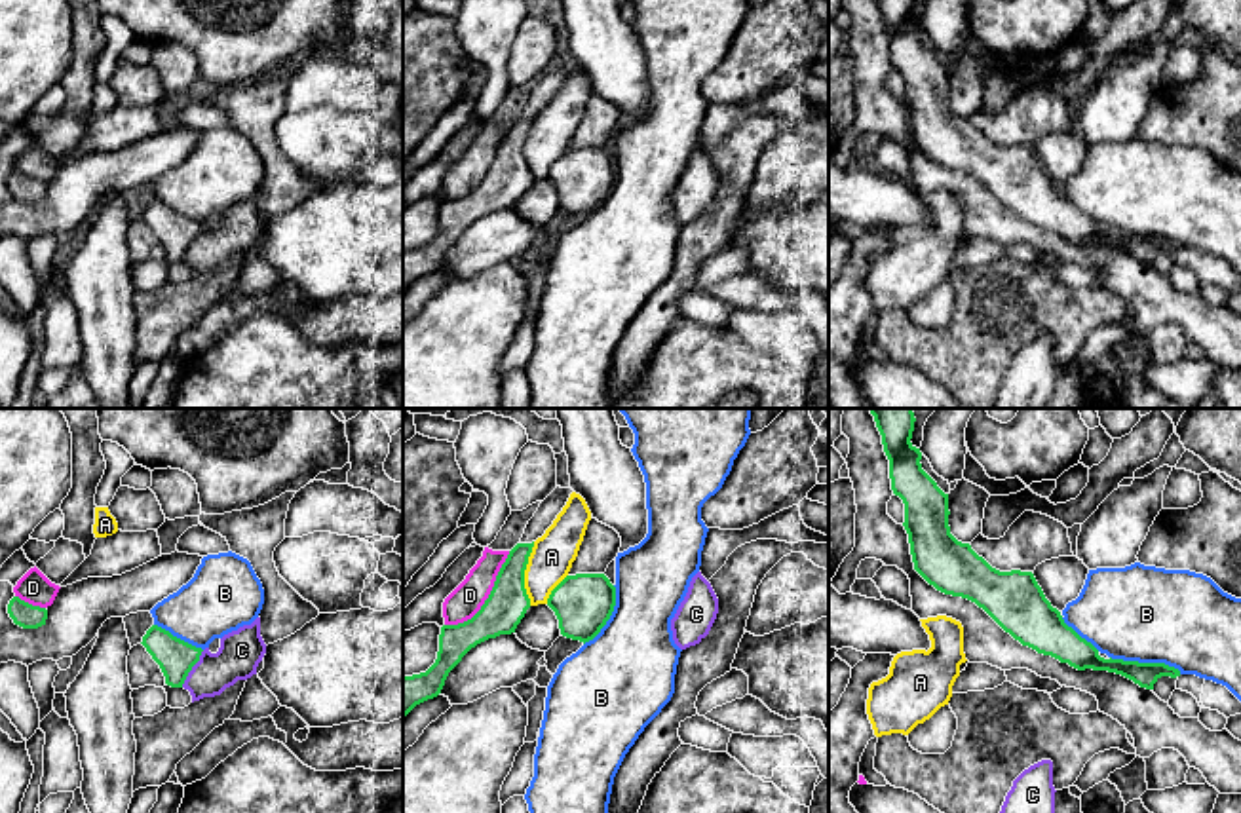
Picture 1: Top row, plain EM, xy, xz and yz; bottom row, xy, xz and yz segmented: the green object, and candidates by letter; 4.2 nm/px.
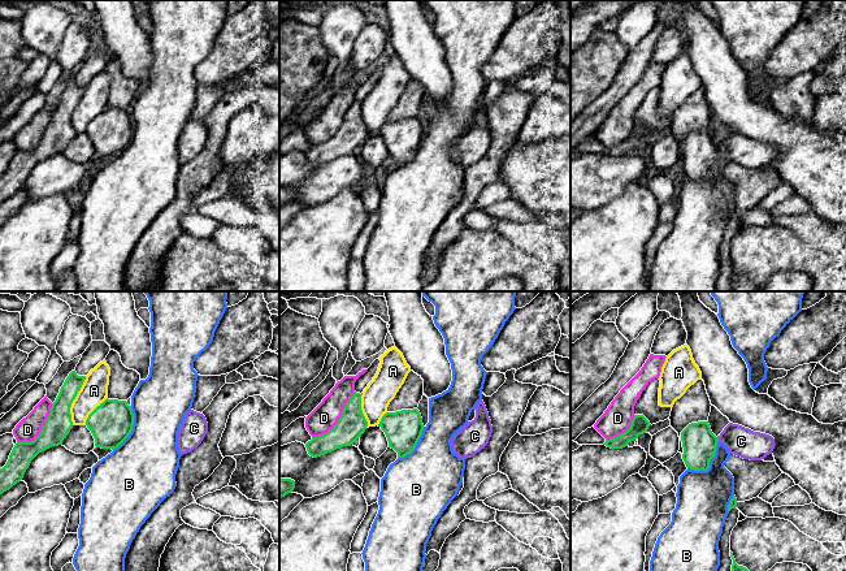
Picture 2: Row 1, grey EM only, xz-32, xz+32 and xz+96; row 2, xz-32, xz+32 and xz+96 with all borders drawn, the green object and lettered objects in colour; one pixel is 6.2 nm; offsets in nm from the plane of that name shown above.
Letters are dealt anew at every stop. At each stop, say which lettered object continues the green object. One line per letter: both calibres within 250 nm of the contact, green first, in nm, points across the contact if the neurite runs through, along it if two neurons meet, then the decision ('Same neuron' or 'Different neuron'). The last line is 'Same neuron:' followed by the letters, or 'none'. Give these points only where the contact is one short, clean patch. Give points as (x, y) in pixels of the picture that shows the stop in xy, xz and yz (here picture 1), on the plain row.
A: Thickness 170 nm (green) against 180 nm. Different neuron
B: Thickness 100 nm (green) against 400 nm. Different neuron
C: Thickness 160 nm (green) against 180 nm. Boundary: xy (204, 225), (181, 261). Different neuron
D: Thickness 170 nm (green) against 140 nm. Different neuron
Same neuron: none

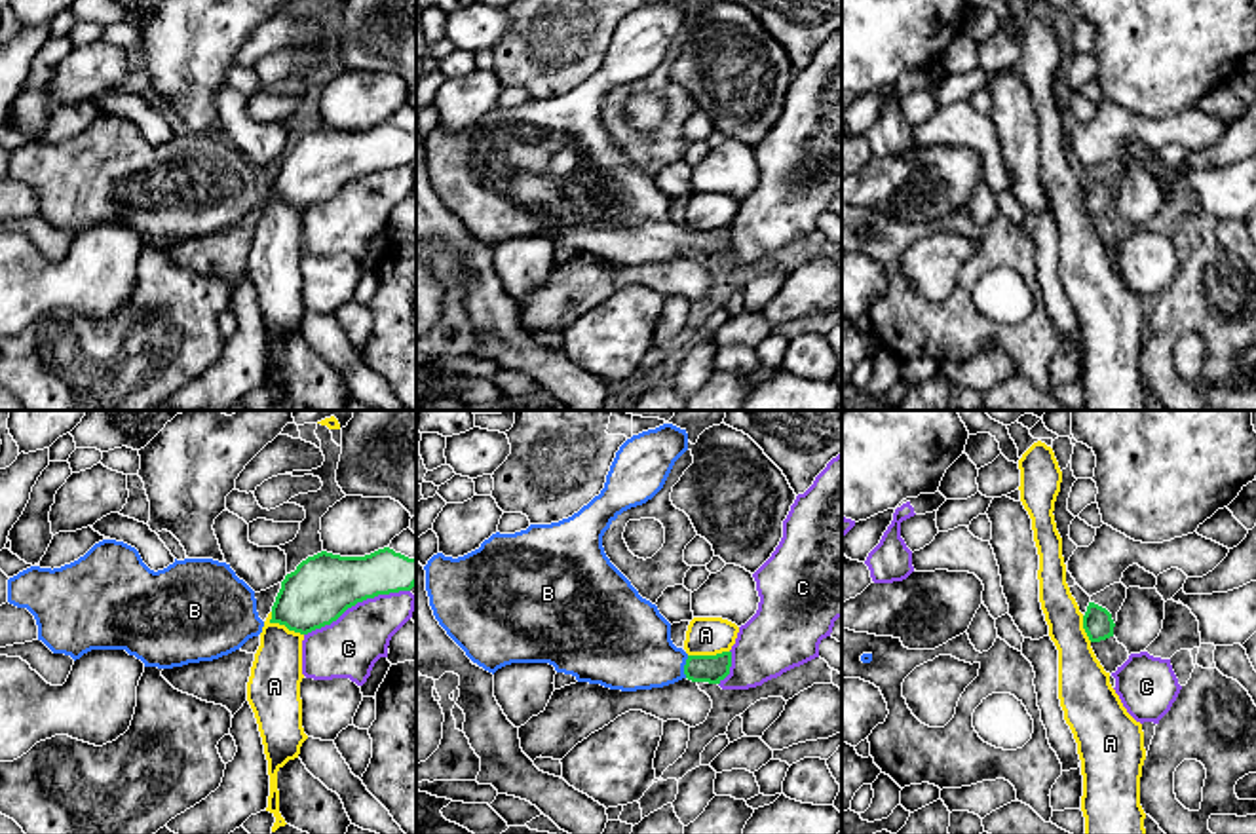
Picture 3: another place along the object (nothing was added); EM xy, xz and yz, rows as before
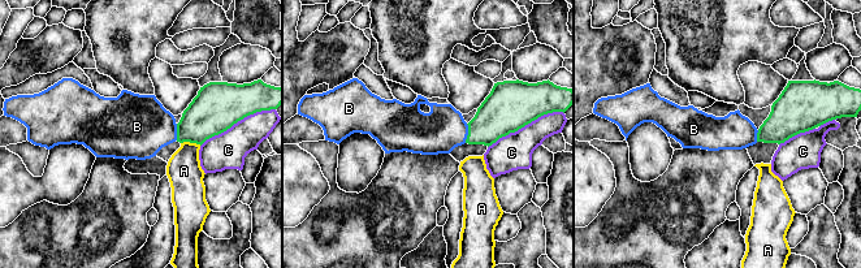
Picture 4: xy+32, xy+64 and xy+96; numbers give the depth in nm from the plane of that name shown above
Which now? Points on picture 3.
A: Thickness 280 nm (green) against 220 nm. Boundary: xy (270, 187), (272, 196), (303, 209). Different neuron
B: Thickness 120 nm (green) against 360 nm. Path across: xz (711, 244), (685, 242), (652, 236), (629, 221). Same neuron
C: Thickness 280 nm (green) against 260 nm. Different neuron
Same neuron: B

